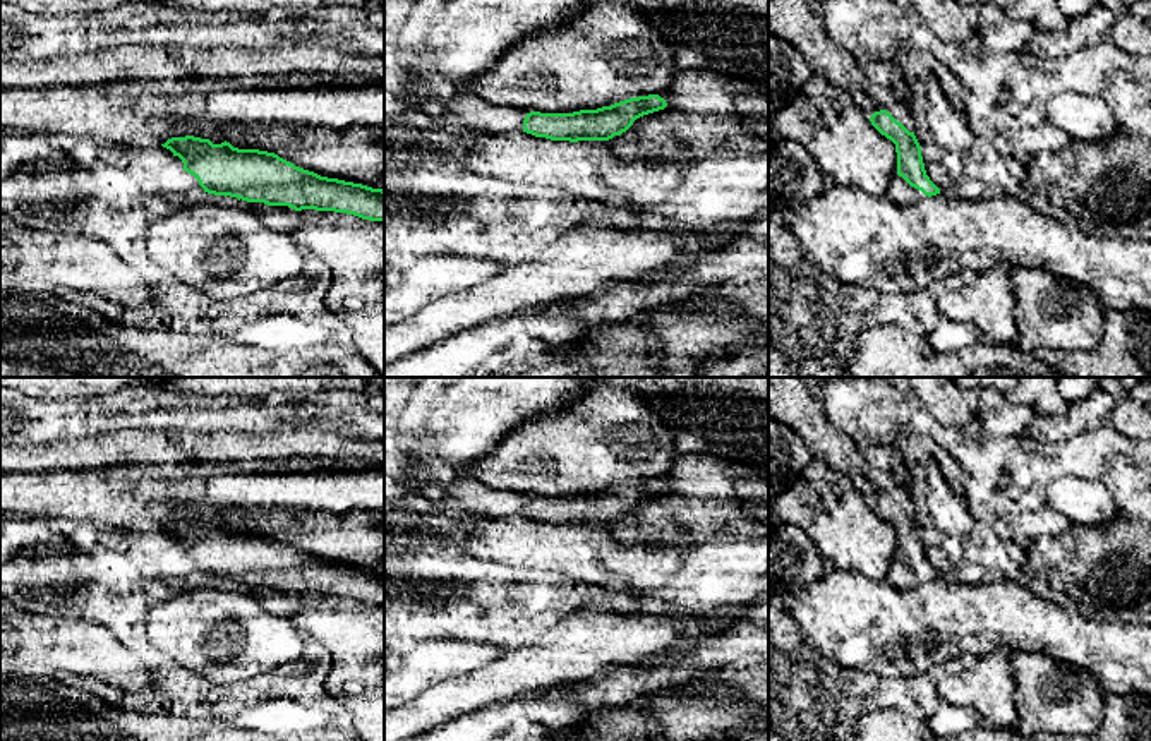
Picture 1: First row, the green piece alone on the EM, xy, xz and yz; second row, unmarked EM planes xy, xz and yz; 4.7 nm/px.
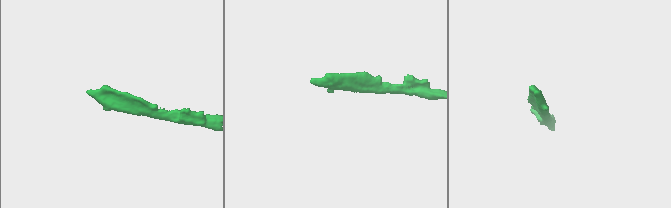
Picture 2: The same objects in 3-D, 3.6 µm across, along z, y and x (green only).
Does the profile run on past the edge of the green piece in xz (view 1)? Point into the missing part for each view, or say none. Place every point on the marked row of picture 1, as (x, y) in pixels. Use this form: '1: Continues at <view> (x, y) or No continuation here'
1: No continuation here

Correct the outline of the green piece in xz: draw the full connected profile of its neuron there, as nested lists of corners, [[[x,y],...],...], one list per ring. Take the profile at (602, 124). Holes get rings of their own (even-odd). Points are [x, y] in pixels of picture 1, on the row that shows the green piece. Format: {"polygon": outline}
{"polygon": [[[648,94],[597,110],[573,113],[530,111],[523,120],[523,132],[551,141],[609,141],[626,132],[636,118],[664,110],[666,106],[664,98]]]}

